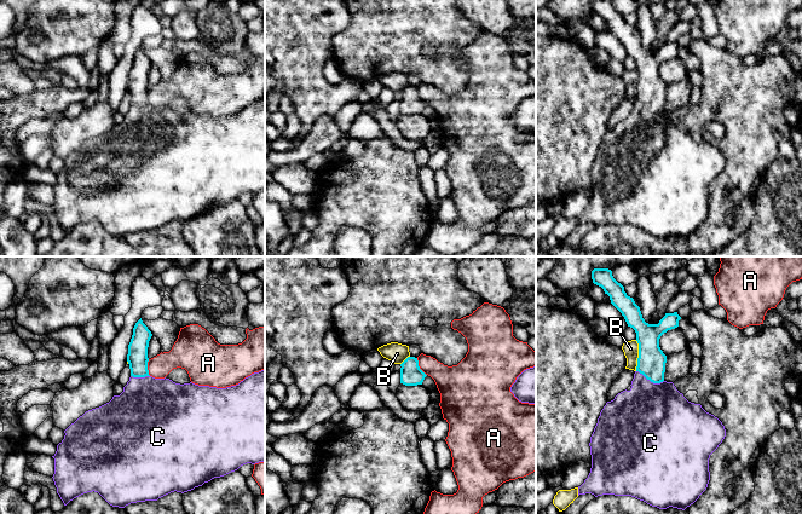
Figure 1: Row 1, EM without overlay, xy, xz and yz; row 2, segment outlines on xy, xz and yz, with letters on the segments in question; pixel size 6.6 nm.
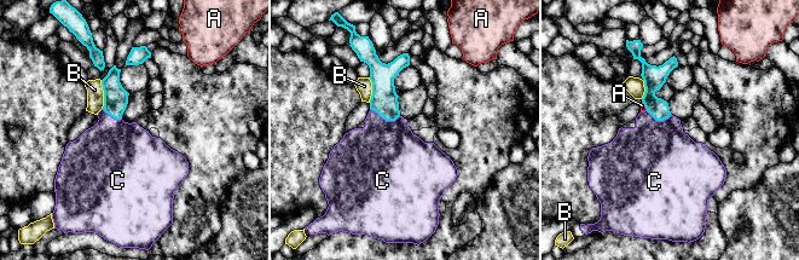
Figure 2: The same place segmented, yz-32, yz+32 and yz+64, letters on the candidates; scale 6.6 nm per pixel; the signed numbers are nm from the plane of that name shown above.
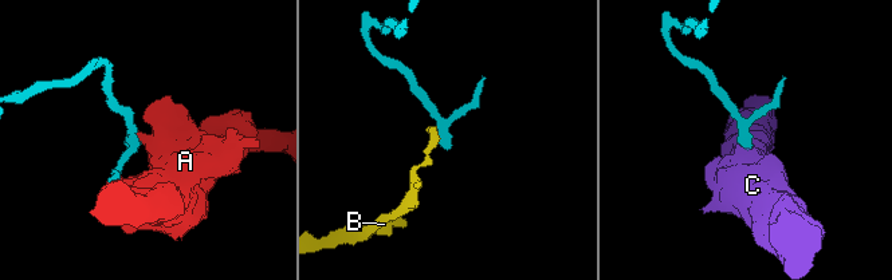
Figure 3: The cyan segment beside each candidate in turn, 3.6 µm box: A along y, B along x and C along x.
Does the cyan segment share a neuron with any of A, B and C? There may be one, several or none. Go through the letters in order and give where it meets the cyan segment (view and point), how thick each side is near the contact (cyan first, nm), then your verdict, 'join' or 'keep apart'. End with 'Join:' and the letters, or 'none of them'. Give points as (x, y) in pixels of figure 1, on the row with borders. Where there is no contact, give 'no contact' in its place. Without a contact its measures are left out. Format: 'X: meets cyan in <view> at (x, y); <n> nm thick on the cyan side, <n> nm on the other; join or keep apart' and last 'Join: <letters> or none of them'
A: meets cyan in xz at (419, 367); 140 nm thick on the cyan side, 220 nm on the other; keep apart
B: meets cyan in yz at (639, 356); 190 nm thick on the cyan side, 110 nm on the other; keep apart
C: meets cyan in yz at (650, 380); 190 nm thick on the cyan side, 460 nm on the other; join
Join: C

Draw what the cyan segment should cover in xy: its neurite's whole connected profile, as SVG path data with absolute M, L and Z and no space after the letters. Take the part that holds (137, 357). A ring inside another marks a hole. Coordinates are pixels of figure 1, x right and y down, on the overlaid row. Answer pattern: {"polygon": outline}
{"polygon": "M140 318L133 328L133 335L128 345L127 362L131 369L131 377L123 387L123 392L120 395L114 395L109 403L86 411L64 431L64 439L57 445L57 451L52 456L54 458L54 474L52 478L64 506L74 498L92 491L98 492L110 506L119 508L125 508L137 502L157 501L174 491L181 493L191 491L214 478L237 470L243 464L255 464L265 461L265 369L252 374L238 385L226 388L198 386L192 382L180 385L166 377L155 379L149 375L148 370L148 347L151 336L151 331Z"}

